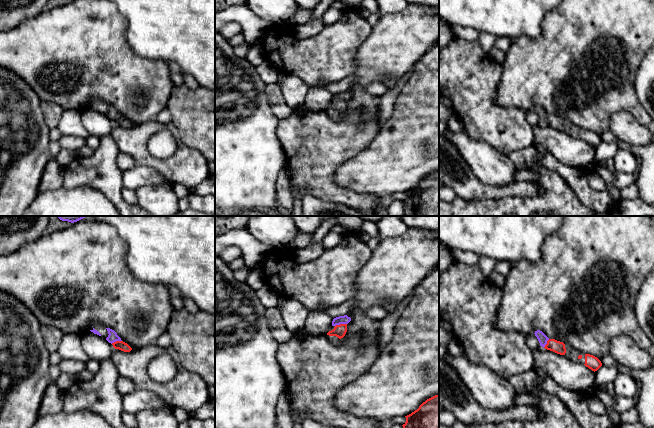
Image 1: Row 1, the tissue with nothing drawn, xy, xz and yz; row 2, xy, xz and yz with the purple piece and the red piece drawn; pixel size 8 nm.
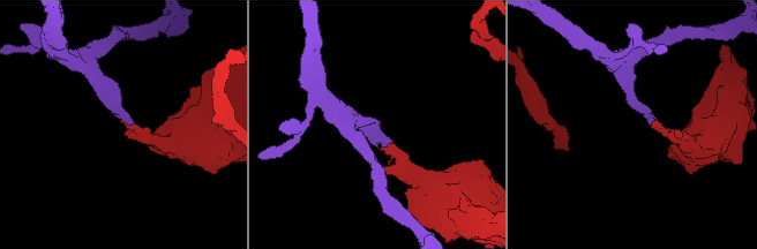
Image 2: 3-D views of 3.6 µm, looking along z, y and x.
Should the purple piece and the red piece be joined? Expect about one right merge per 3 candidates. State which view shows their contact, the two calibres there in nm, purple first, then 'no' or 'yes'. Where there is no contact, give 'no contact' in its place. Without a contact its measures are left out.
xz | 70/100 nm | yes

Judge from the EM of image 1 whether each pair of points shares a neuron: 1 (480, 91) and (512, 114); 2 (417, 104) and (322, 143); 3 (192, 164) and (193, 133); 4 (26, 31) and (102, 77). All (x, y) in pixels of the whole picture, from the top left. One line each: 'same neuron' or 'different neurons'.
1: same neuron
2: different neurons
3: different neurons
4: same neuron

